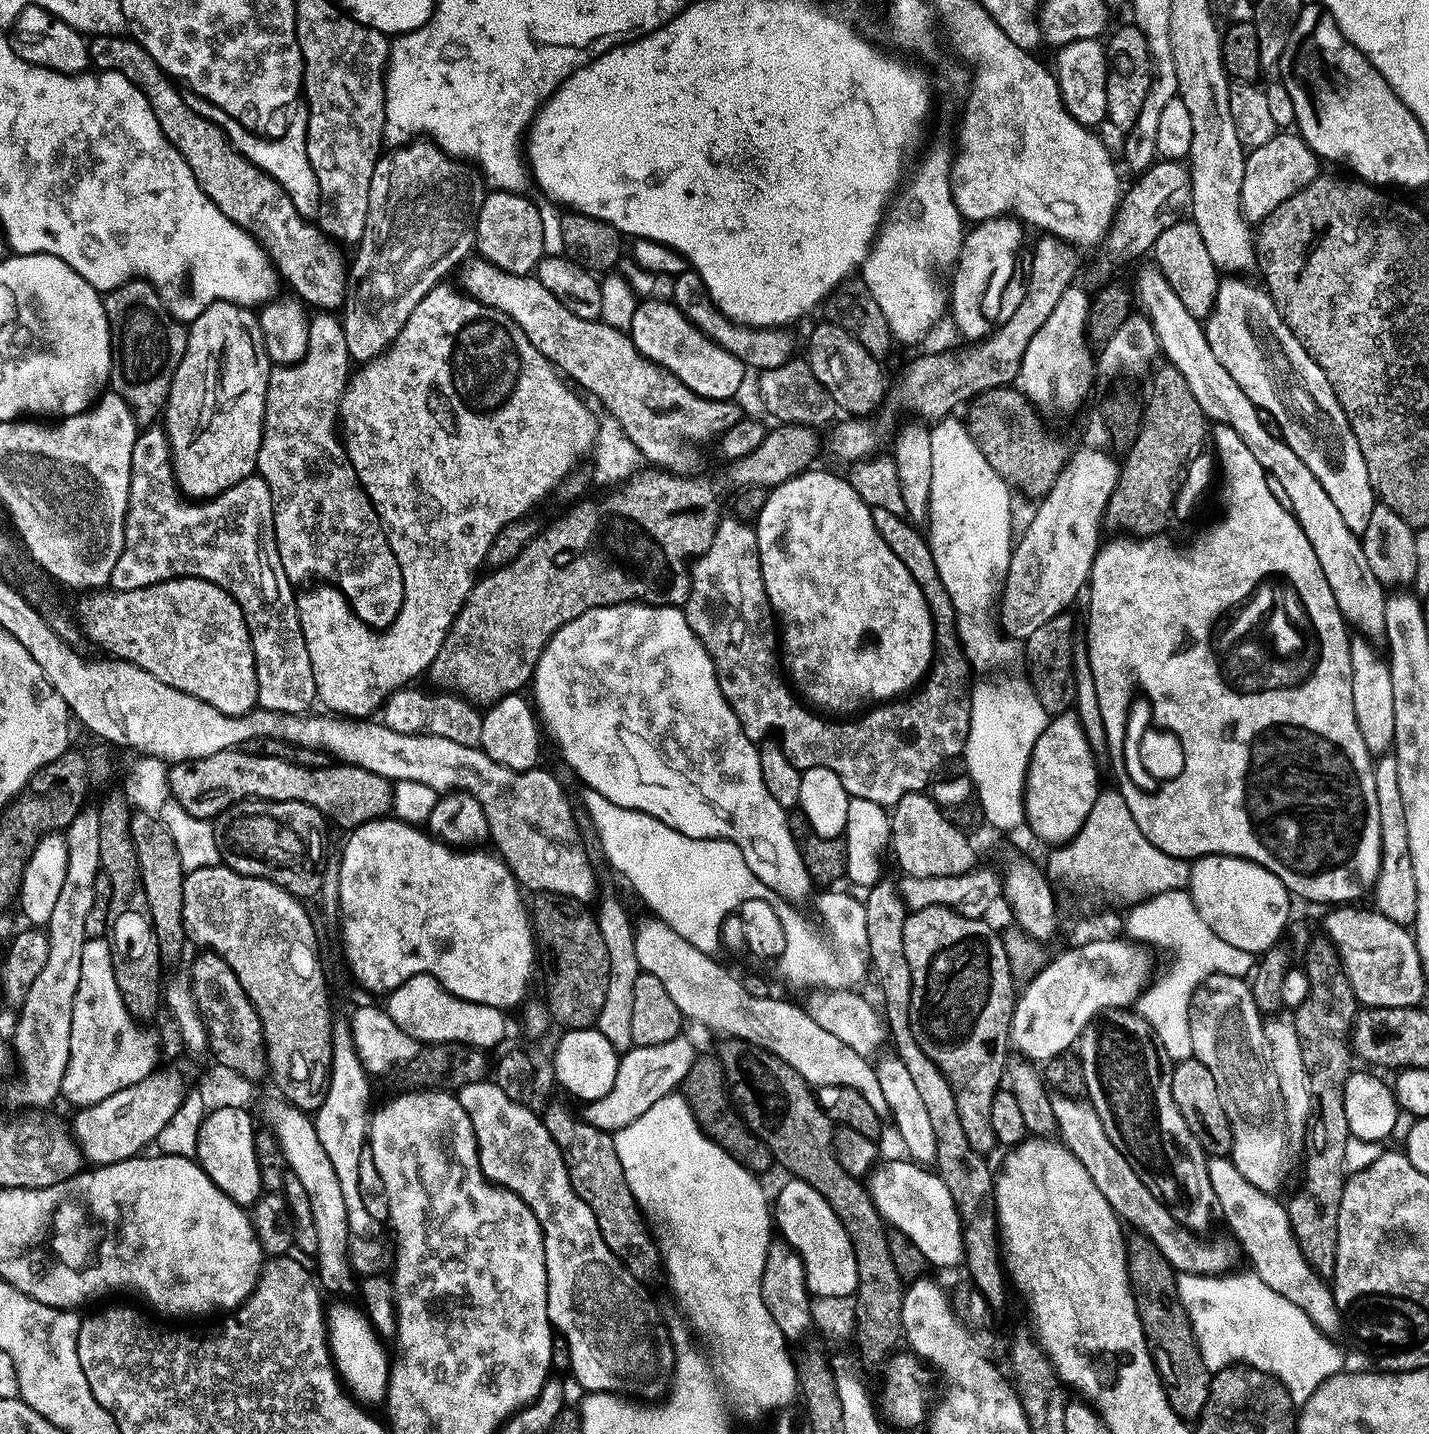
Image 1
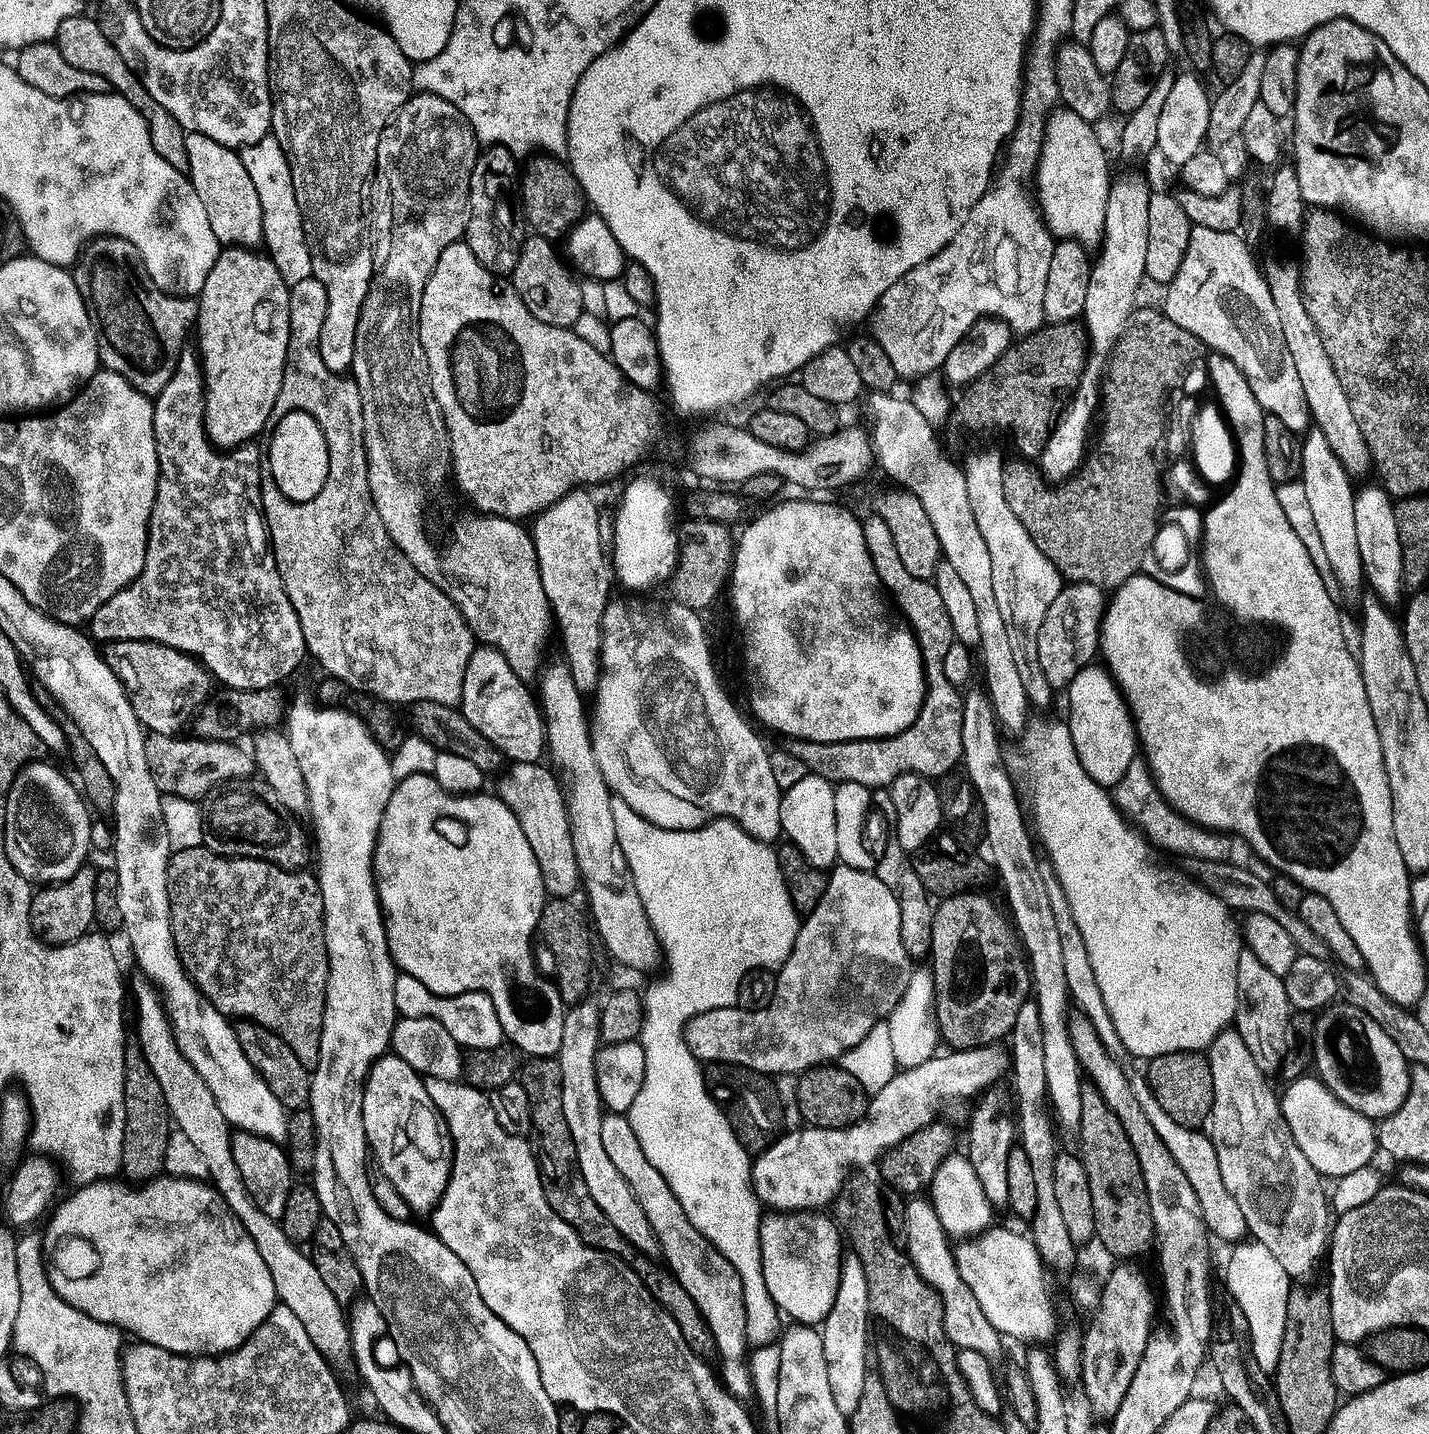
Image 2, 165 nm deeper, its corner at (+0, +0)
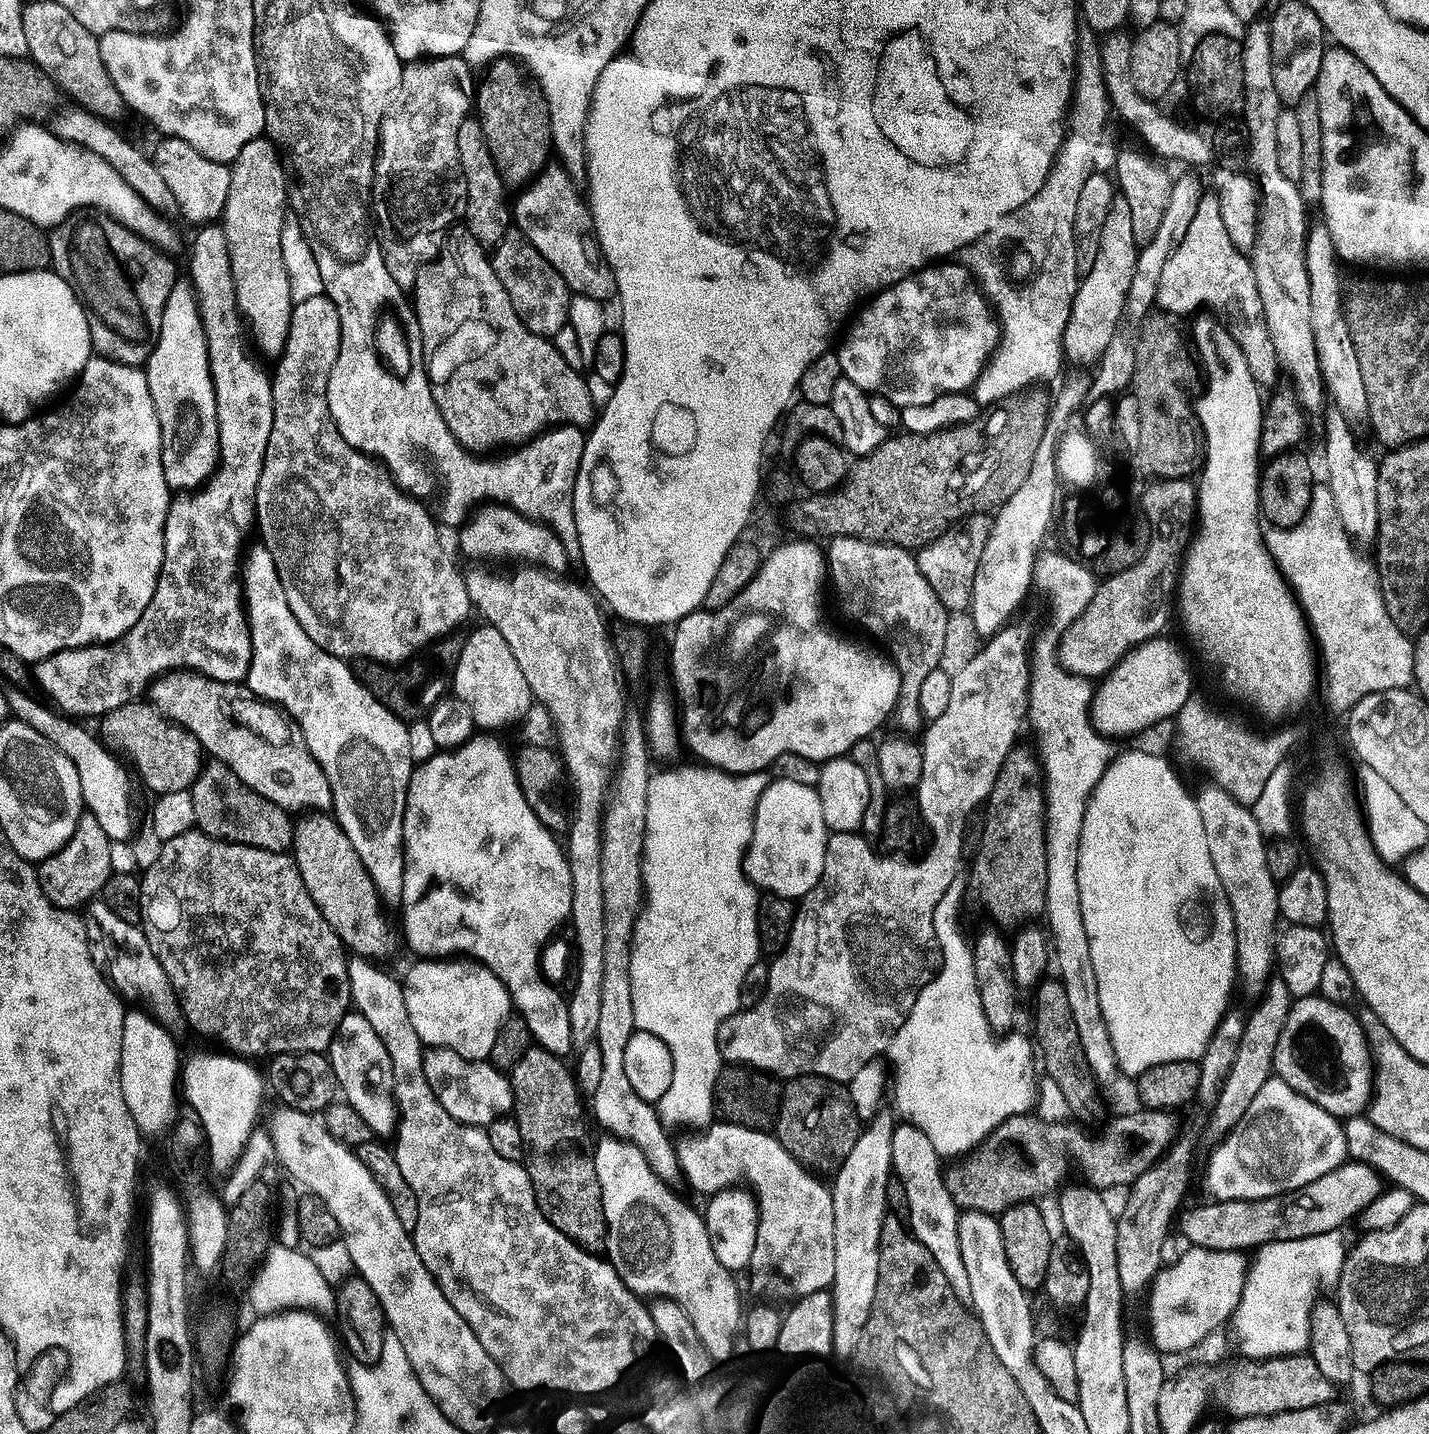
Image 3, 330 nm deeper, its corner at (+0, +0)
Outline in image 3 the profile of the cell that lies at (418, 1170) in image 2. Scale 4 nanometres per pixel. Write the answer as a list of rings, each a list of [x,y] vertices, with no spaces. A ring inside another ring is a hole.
[[[352,1010],[338,1026],[336,1038],[332,1041],[330,1059],[334,1066],[336,1082],[341,1093],[346,1095],[346,1102],[370,1126],[373,1137],[395,1137],[400,1122],[400,1109],[396,1107],[394,1085],[392,1083],[392,1059],[382,1046],[382,1038],[374,1034],[374,1026],[366,1022],[359,1012]]]

